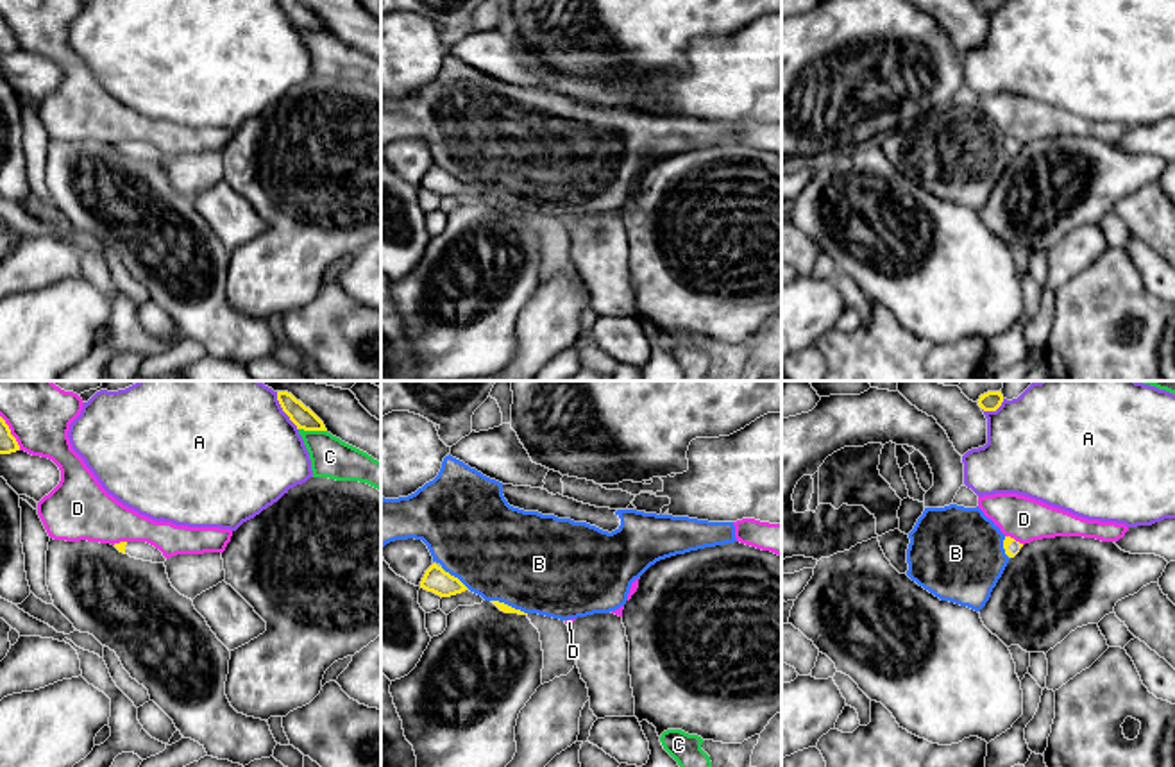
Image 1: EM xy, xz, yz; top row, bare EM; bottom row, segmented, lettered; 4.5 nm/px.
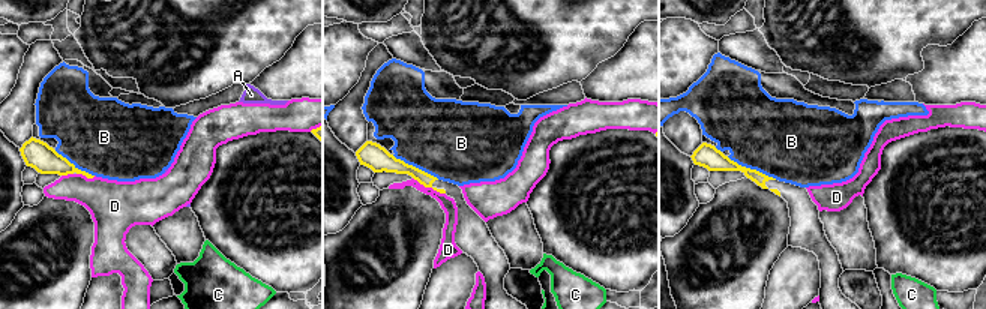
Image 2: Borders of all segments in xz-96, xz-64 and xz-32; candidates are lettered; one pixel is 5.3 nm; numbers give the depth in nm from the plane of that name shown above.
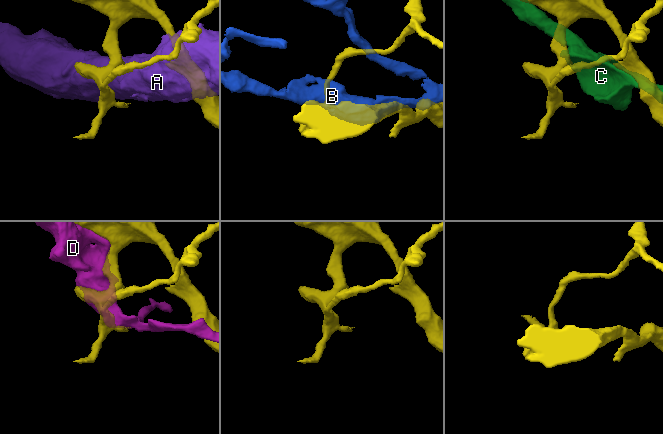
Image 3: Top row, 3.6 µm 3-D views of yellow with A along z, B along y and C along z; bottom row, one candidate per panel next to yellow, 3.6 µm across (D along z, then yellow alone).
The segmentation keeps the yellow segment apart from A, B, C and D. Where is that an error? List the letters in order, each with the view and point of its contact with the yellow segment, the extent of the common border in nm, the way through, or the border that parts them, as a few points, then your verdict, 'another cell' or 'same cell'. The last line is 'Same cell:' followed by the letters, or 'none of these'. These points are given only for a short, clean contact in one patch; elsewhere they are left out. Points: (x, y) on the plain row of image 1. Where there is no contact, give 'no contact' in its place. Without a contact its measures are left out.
A: contact xy (287, 13); length 160 nm; another cell
B: contact xz (510, 206); length 170 nm; another cell
C: contact xy (313, 29); length 130 nm; another cell
D: contact xy (9, 33); length 180 nm; another cell
Same cell: none of these

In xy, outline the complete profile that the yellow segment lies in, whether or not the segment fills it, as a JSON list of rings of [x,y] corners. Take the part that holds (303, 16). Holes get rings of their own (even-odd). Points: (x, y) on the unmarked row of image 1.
[[[279,0],[283,11],[290,16],[290,20],[297,25],[297,29],[304,30],[327,30],[324,21],[300,0]]]

